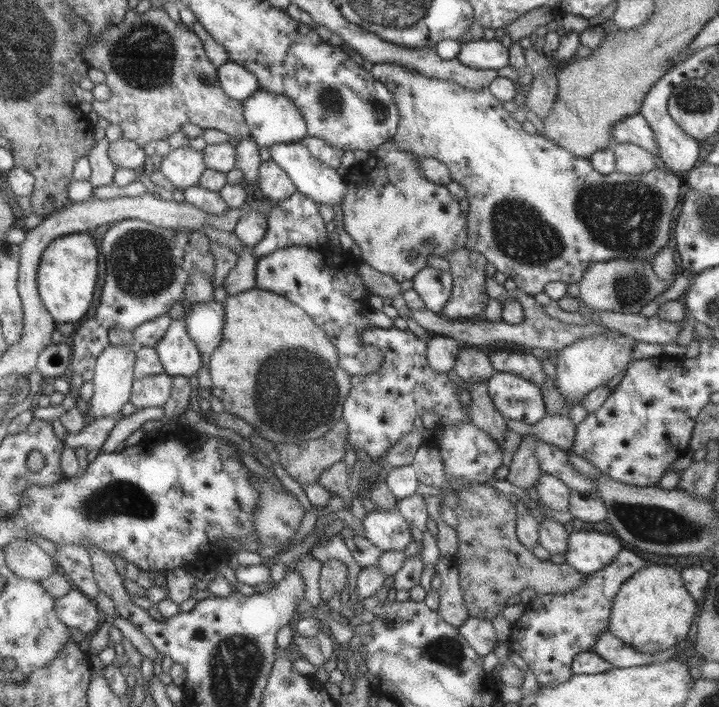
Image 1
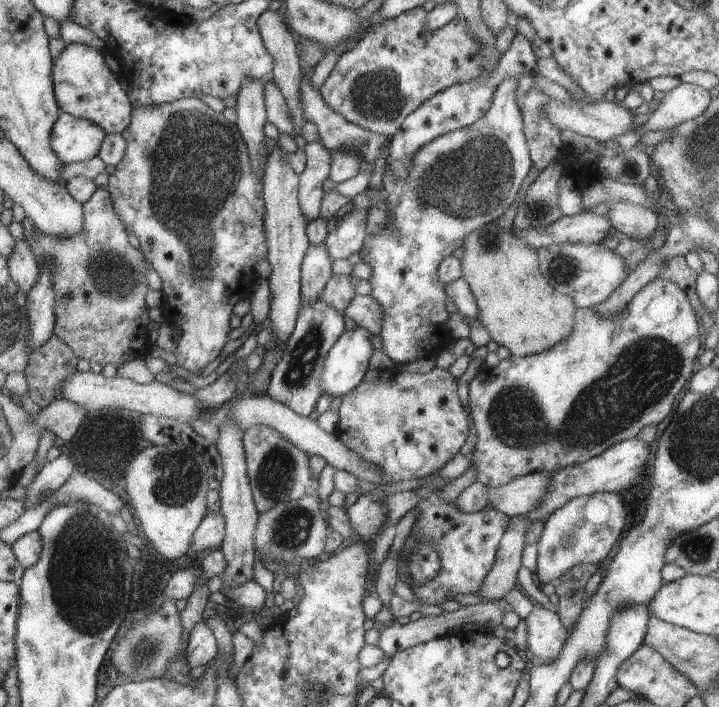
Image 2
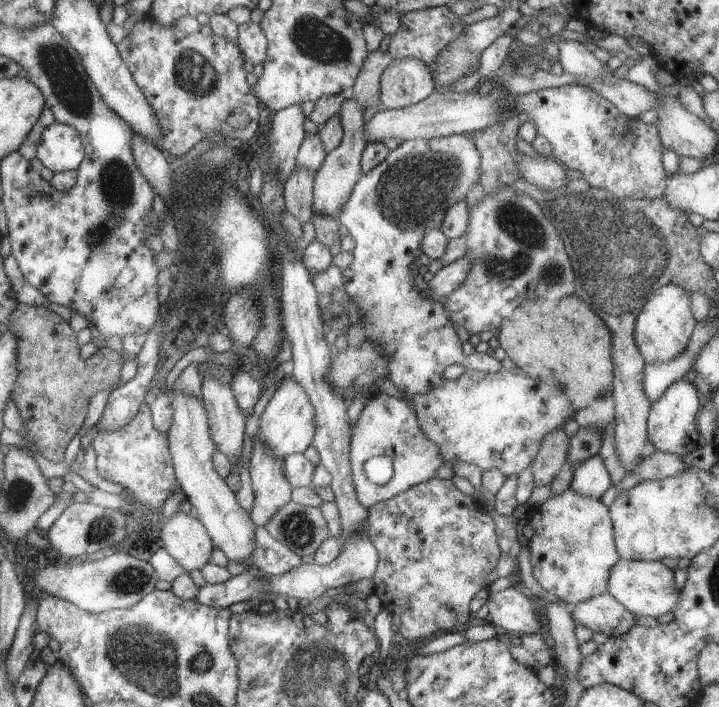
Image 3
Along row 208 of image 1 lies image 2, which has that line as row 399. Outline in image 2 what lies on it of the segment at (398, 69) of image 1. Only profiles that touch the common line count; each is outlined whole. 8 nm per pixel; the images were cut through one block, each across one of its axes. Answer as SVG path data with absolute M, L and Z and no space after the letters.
M653 279L649 281L614 317L601 317L591 307L577 310L575 312L575 324L565 338L557 341L553 346L539 352L537 356L516 357L509 355L506 359L500 359L497 366L492 369L483 368L476 372L472 380L467 384L468 388L468 416L471 425L475 428L477 436L474 449L469 458L475 470L477 482L486 487L498 487L509 482L511 479L528 475L534 472L554 473L564 466L573 466L584 463L590 458L599 456L604 450L618 442L635 437L637 432L649 424L661 422L669 412L673 398L681 395L681 389L688 384L689 377L693 372L693 361L697 359L701 342L699 341L699 326L697 326L697 315L691 308L685 293L667 279Z

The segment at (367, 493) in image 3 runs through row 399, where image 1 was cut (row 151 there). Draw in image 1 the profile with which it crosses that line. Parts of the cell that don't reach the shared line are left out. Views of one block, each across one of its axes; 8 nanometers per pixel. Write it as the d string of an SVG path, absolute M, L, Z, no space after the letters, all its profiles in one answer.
M391 140L367 152L367 158L356 161L344 174L346 188L341 202L344 231L360 250L359 261L369 264L381 274L389 275L400 283L411 280L415 273L427 265L431 255L445 257L445 253L465 247L465 215L459 210L459 200L451 195L445 185L423 178L416 168L417 157L411 152L395 148Z

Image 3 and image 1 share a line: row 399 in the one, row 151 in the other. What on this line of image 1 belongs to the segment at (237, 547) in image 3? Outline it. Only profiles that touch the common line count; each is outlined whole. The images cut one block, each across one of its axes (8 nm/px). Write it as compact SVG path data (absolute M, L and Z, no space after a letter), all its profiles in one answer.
M187 145L169 150L162 157L158 170L173 186L183 189L197 184L200 175L206 169L202 151Z

